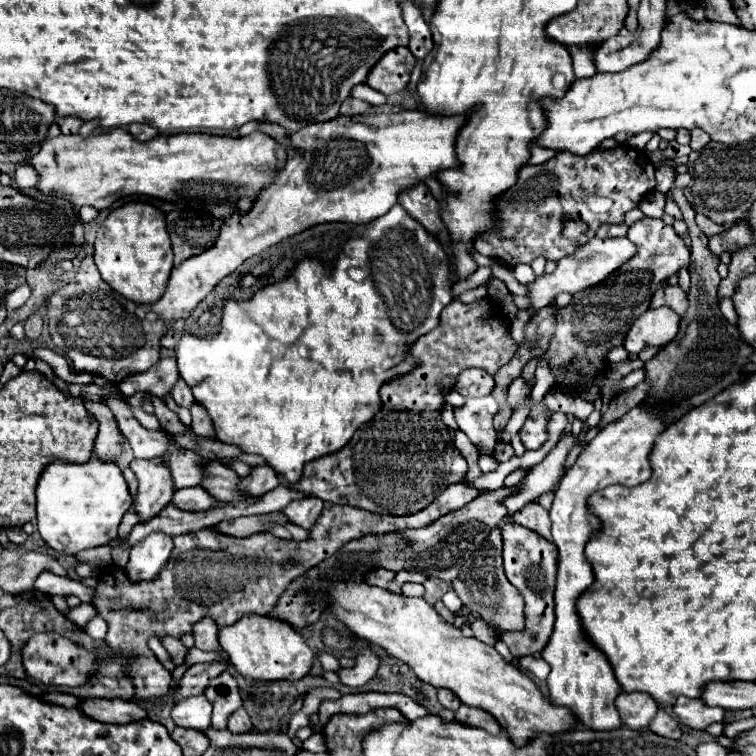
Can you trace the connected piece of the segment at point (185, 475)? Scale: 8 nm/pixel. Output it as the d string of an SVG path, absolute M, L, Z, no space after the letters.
M190 450L174 452L168 458L168 468L170 468L174 490L188 488L188 486L198 486L200 480L204 478L202 458L194 452L190 452Z

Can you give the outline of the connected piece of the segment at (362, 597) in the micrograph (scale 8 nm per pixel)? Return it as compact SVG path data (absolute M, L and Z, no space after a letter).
M338 582L330 592L328 608L360 640L374 648L384 648L390 658L408 664L422 682L434 688L448 688L462 704L492 714L516 746L528 744L538 732L560 734L578 726L568 708L552 704L536 682L516 666L504 662L494 646L462 636L424 598L398 596L366 582Z

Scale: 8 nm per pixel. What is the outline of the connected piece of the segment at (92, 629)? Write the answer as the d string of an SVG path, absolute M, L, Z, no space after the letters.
M96 616L87 623L84 630L93 639L104 640L108 630L108 626L100 616Z

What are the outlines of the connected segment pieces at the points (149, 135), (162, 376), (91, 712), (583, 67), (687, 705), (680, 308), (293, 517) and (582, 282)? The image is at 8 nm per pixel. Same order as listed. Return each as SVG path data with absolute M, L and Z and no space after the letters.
M130 124L128 126L128 132L132 132L132 136L136 136L136 140L140 140L140 142L148 142L148 140L152 140L156 134L158 134L158 130L156 128L152 128L152 126L138 126L138 124Z
M164 358L148 372L124 379L118 387L125 397L131 397L136 392L150 392L158 398L164 398L166 394L172 392L176 380L178 380L176 358Z
M88 698L78 708L92 720L106 722L106 724L126 724L126 722L130 724L148 718L148 712L140 704L122 698L112 698L112 700Z
M602 42L584 44L584 46L568 46L568 52L572 56L572 64L574 64L576 78L590 78L590 76L594 76L598 72L596 66L594 66L594 50L600 44Z
M678 696L672 710L680 724L692 730L706 730L710 724L724 720L724 708L710 708L700 698L688 700L684 696Z
M666 284L664 286L664 300L666 300L666 306L670 306L670 308L674 308L680 316L684 316L684 312L686 312L686 308L688 308L688 300L686 300L686 294L684 294L684 290L676 284L676 286L670 286L670 284Z
M308 496L304 500L292 500L292 504L282 508L280 512L284 516L288 516L288 520L292 524L296 524L304 530L310 530L322 512L322 500L318 500L316 496Z
M592 238L588 240L584 246L580 246L572 256L566 256L562 258L558 264L556 264L556 270L554 274L544 274L540 278L536 278L534 284L528 286L530 290L530 300L532 300L532 308L530 312L524 312L520 310L520 320L522 320L522 328L524 328L524 316L526 316L526 322L530 320L530 314L538 308L544 308L552 302L552 298L556 298L560 292L570 292L570 294L576 294L588 286L594 286L602 280L606 280L616 268L620 268L622 264L626 264L632 256L636 254L636 246L632 242L628 242L626 238L608 238L608 240L600 240L600 238Z

